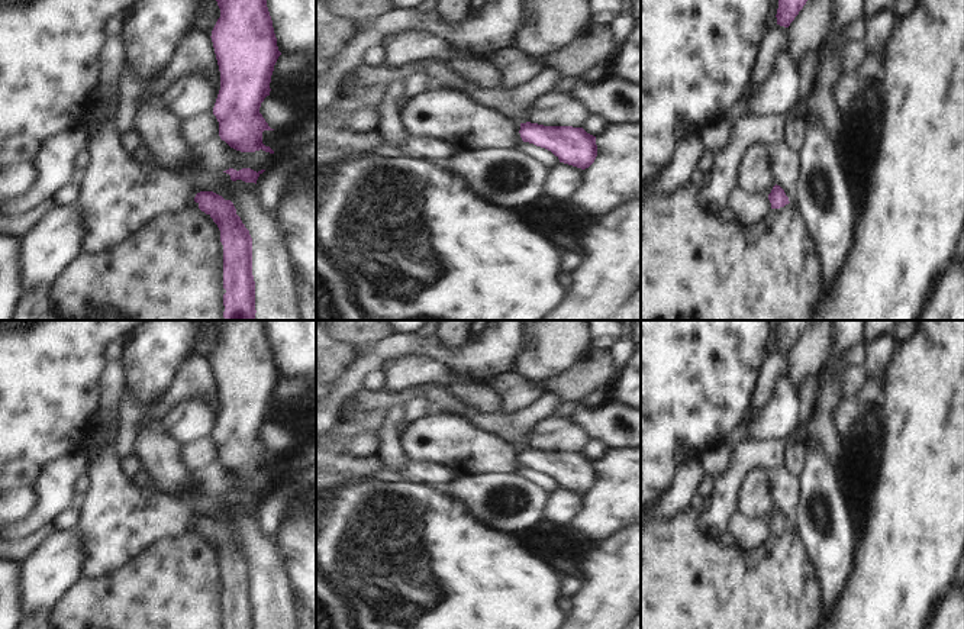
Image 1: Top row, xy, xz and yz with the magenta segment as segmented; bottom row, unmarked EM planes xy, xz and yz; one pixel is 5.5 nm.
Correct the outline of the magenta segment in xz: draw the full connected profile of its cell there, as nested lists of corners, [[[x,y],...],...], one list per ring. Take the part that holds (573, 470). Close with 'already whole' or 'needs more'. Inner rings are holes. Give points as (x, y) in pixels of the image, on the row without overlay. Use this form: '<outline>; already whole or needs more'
[[[520,448],[523,467],[551,475],[560,487],[586,494],[597,481],[596,461],[583,452]]]; already whole

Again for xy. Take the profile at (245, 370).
[[[212,320],[220,333],[212,355],[212,367],[220,396],[220,415],[213,432],[219,446],[219,461],[230,472],[241,477],[265,475],[274,478],[262,468],[262,457],[274,455],[259,438],[261,428],[270,420],[270,407],[274,390],[281,380],[273,345],[264,320]]]; already whole

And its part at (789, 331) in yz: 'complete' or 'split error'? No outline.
complete

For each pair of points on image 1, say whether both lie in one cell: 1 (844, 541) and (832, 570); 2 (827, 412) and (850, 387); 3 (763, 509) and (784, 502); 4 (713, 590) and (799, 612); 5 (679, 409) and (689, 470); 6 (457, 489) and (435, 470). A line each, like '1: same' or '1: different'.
1: same
2: different
3: different
4: same
5: different
6: different

